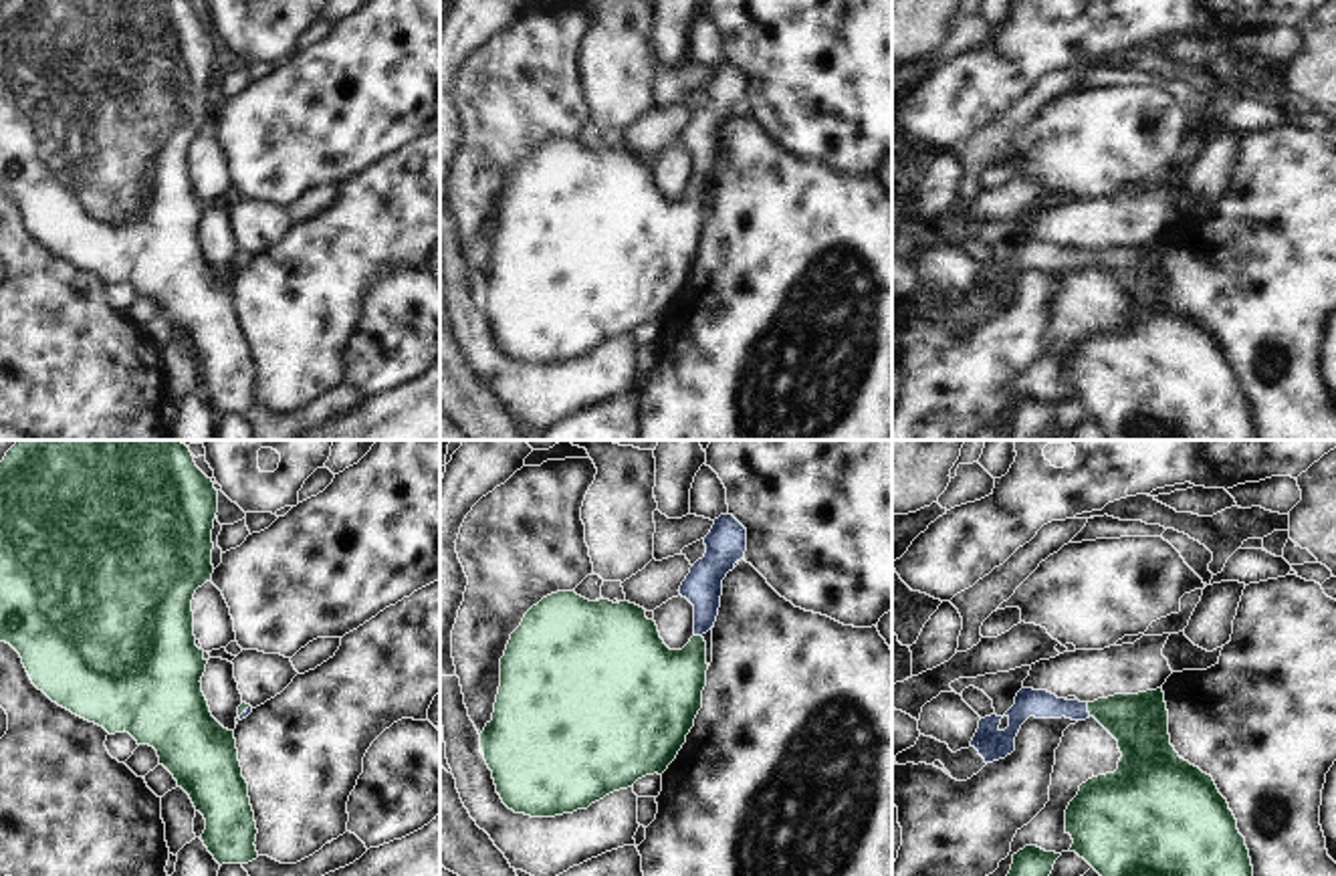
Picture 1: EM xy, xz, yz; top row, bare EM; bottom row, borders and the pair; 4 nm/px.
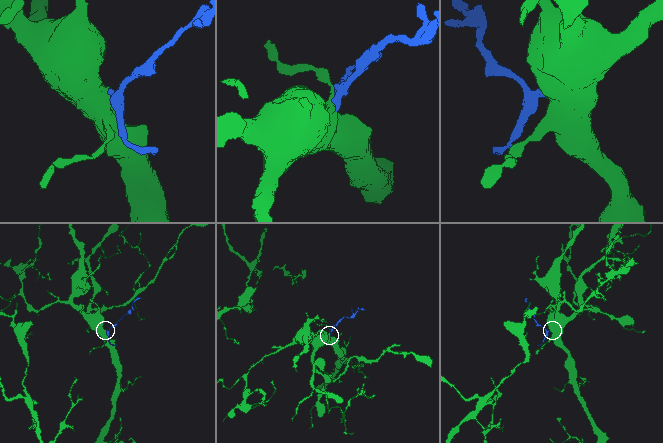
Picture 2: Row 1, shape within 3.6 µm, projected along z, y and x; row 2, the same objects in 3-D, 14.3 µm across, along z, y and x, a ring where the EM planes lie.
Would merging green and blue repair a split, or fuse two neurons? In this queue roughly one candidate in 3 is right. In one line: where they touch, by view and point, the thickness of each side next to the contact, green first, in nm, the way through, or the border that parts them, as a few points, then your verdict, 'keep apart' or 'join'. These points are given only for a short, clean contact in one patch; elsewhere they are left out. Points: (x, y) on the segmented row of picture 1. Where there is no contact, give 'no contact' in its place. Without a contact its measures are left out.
yz (1088, 709) | 220/110 nm | across yz (1139, 723), (1102, 709), (1088, 709), (1028, 703) | join

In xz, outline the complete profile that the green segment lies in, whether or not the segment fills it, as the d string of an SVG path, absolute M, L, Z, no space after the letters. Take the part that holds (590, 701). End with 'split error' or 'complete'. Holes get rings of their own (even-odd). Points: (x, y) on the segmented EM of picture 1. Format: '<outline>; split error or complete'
M733 517L714 519L704 537L706 553L698 559L680 585L680 595L694 606L694 636L682 650L670 650L660 638L646 610L609 599L589 601L575 591L557 591L533 606L521 626L511 634L500 658L500 686L492 721L480 733L480 749L503 803L515 813L555 817L587 809L605 795L634 787L646 775L662 775L686 743L694 719L702 708L706 686L704 634L714 626L722 579L745 557L747 529Z; split error

